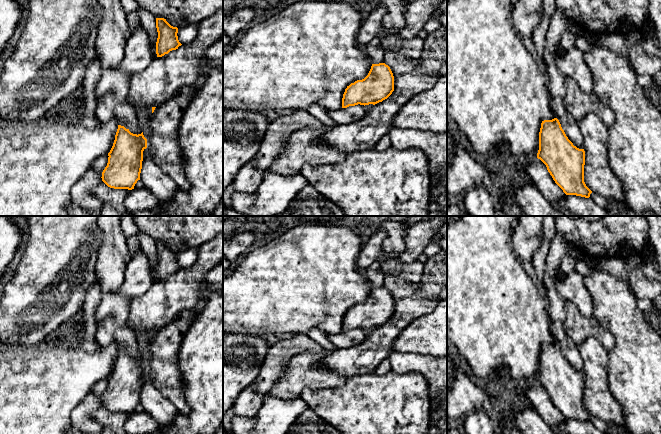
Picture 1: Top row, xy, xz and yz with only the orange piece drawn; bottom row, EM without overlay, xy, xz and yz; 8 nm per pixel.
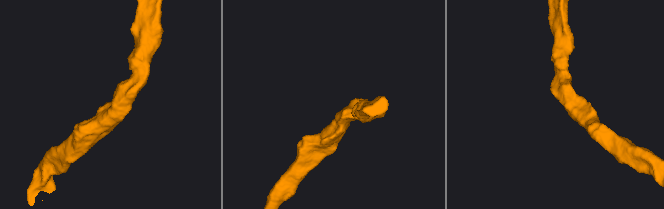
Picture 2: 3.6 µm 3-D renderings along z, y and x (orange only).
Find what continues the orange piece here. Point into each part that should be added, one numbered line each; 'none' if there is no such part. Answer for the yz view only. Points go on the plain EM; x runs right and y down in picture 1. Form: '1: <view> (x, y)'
none

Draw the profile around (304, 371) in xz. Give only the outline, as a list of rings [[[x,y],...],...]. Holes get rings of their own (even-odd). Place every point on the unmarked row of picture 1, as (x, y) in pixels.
[[[331,352],[305,353],[292,358],[279,381],[270,389],[268,395],[282,400],[298,398],[304,388],[334,388],[343,385],[348,377],[340,376],[320,366],[321,361]]]

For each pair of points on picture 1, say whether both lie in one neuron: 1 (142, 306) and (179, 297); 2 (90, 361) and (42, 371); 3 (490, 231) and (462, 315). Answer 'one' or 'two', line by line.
1: one
2: one
3: one

